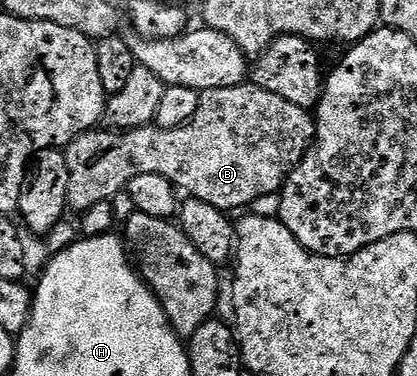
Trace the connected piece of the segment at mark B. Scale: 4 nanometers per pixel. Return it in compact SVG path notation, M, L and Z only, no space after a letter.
M255 85L210 89L201 94L195 113L177 127L149 125L129 131L93 129L73 139L66 148L70 165L68 206L73 212L82 213L94 205L111 201L127 188L130 181L134 181L134 177L162 169L168 180L191 198L201 199L220 211L236 213L239 207L251 208L252 203L258 201L258 197L266 197L266 193L279 192L288 180L288 174L303 161L315 137L313 116L298 105L290 105L290 101L278 97L278 93L270 93Z

